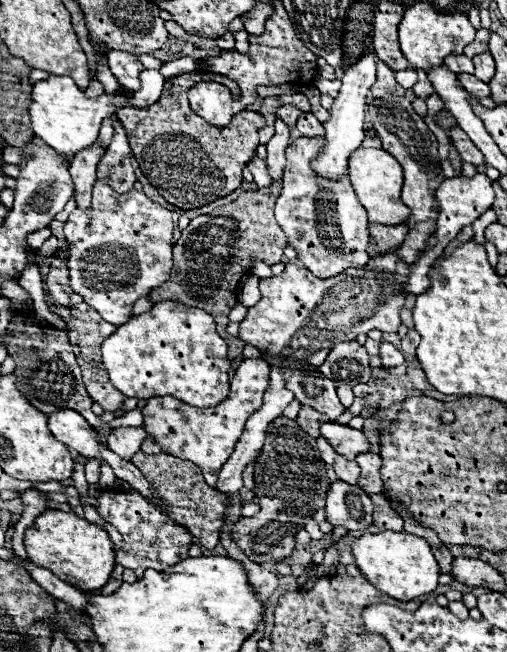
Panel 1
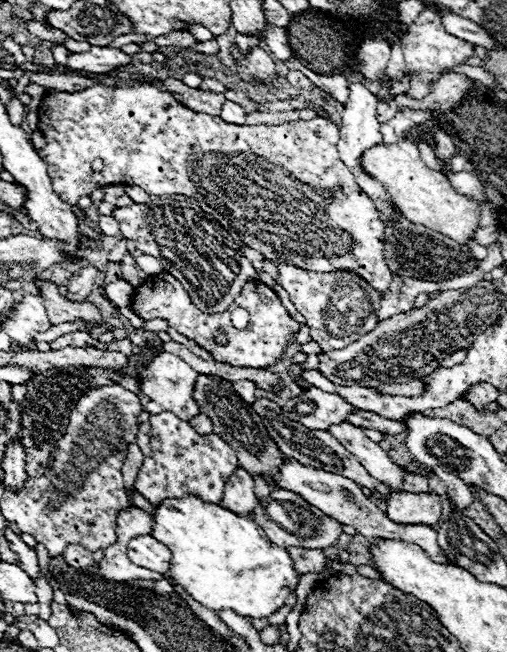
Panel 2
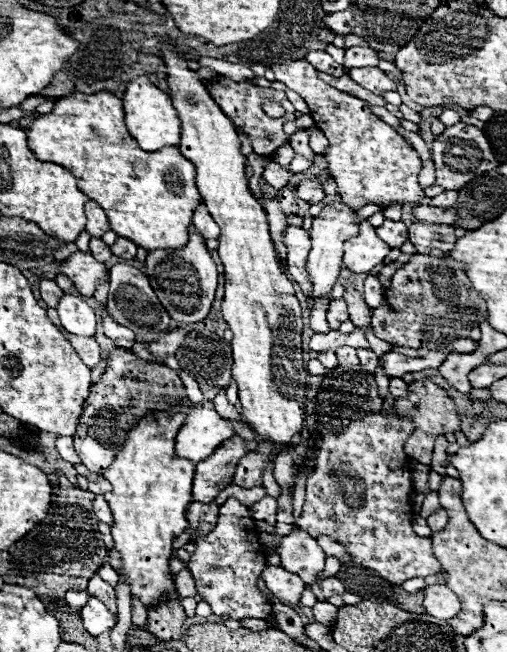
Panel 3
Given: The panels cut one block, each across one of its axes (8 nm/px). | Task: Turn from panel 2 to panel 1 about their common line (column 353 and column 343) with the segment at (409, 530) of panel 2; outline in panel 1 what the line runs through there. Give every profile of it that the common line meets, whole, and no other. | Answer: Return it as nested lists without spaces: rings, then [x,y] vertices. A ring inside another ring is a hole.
[[[336,480],[326,496],[326,520],[346,530],[364,530],[372,526],[372,500],[358,484]]]

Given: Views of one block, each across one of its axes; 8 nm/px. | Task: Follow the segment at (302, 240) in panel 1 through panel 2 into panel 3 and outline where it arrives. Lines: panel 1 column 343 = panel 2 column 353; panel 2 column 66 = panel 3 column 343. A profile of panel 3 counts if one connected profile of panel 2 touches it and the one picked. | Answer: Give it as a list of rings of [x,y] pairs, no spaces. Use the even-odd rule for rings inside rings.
[[[294,60],[286,64],[274,64],[272,72],[278,82],[284,82],[290,90],[300,94],[316,120],[318,128],[328,138],[328,170],[336,182],[336,192],[346,206],[362,208],[366,204],[390,206],[394,202],[410,204],[424,198],[424,190],[418,186],[418,174],[422,162],[418,152],[388,124],[384,124],[366,102],[352,98],[326,82],[316,74],[316,68],[306,60]]]

